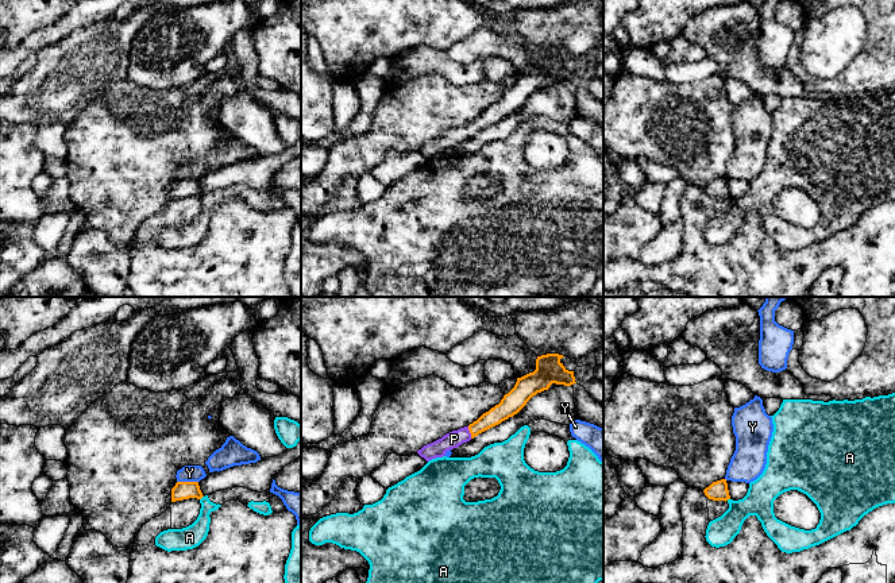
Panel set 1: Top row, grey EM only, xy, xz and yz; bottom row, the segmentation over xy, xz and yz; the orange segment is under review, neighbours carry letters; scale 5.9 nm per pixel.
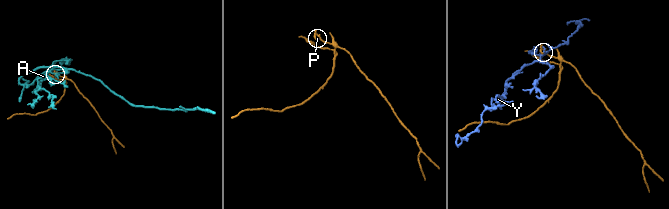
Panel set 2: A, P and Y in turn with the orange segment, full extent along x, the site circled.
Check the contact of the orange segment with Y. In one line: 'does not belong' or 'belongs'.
does not belong

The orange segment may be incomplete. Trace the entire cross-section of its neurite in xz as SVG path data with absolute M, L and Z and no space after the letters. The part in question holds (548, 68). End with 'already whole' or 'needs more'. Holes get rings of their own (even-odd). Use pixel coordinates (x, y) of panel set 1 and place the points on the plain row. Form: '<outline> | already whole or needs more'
M559 51L537 54L536 67L517 76L514 85L504 93L498 103L483 111L468 124L452 128L444 132L441 136L424 143L417 148L417 151L427 159L436 155L443 155L447 148L458 146L479 131L517 112L533 93L548 88L552 81L564 84L576 81L574 69L568 69L563 63L560 59L562 55L564 54Z | needs more

